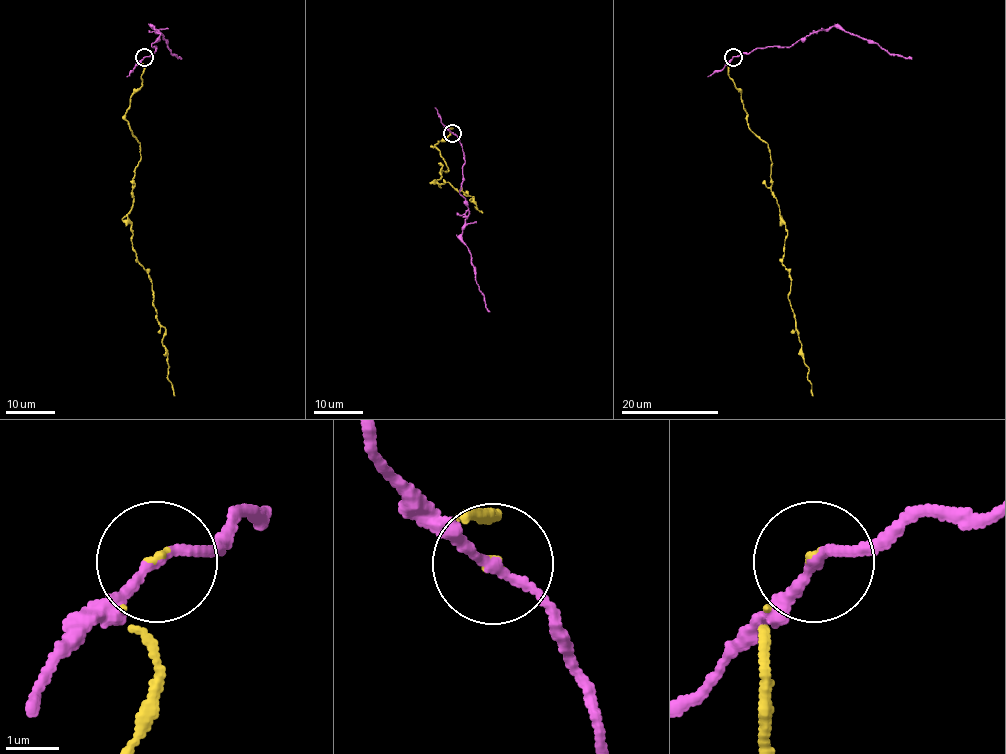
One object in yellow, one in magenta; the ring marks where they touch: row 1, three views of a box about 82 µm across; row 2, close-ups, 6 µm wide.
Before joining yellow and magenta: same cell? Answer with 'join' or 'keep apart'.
keep apart

